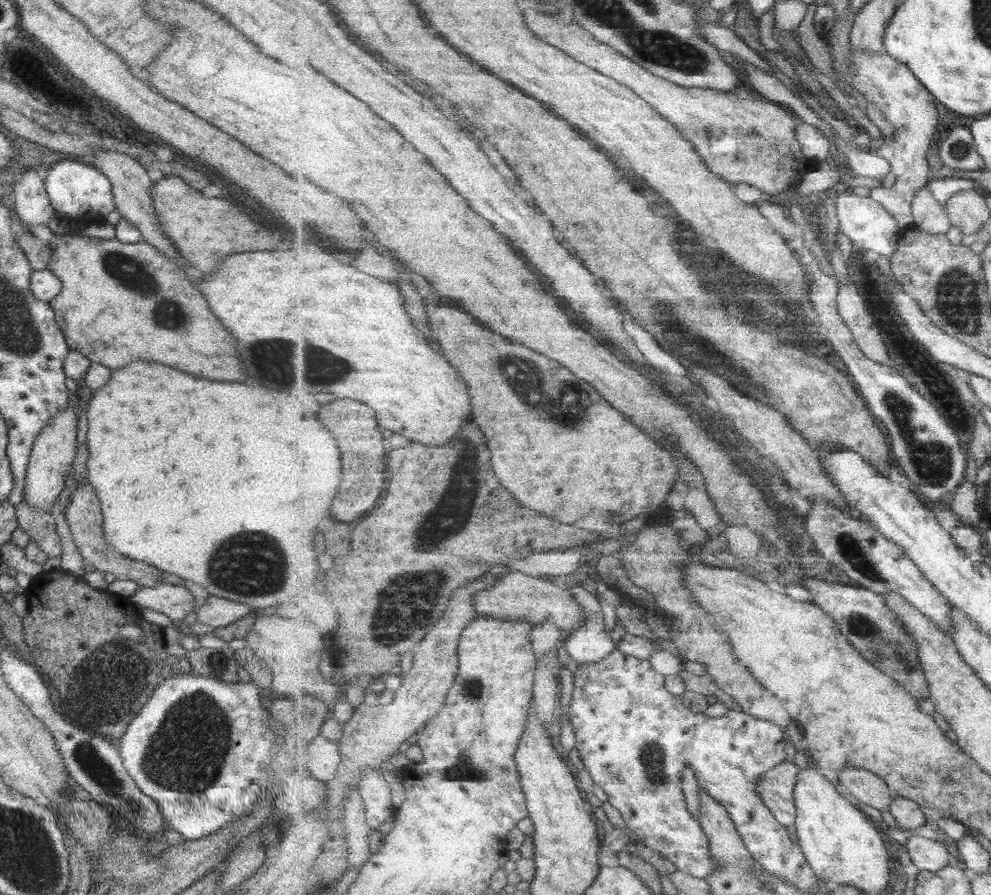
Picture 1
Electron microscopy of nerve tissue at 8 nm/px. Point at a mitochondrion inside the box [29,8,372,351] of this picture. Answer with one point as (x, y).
(124, 269)

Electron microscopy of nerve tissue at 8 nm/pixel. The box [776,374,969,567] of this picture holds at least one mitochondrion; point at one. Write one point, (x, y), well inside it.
(931, 459)

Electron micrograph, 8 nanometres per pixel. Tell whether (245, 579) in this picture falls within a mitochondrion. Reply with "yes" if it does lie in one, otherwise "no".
yes

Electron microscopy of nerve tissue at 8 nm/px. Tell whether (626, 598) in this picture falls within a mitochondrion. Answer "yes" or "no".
no

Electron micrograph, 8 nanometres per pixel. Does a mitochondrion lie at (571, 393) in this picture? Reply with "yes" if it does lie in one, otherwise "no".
yes

